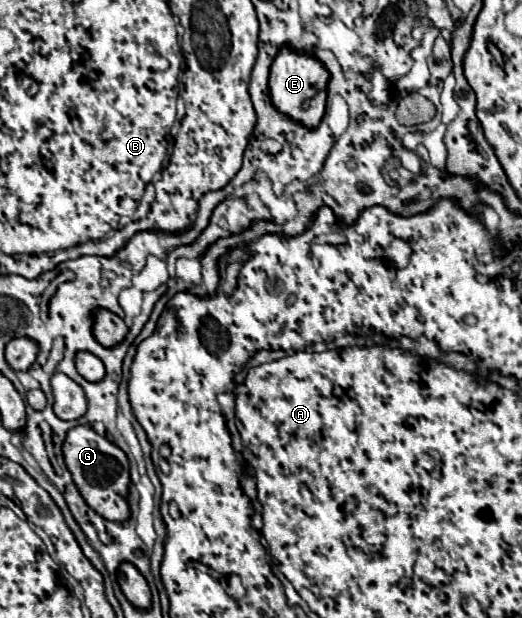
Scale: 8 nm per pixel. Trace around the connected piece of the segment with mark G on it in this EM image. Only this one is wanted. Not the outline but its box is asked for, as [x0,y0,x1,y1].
[63,426,129,522]

